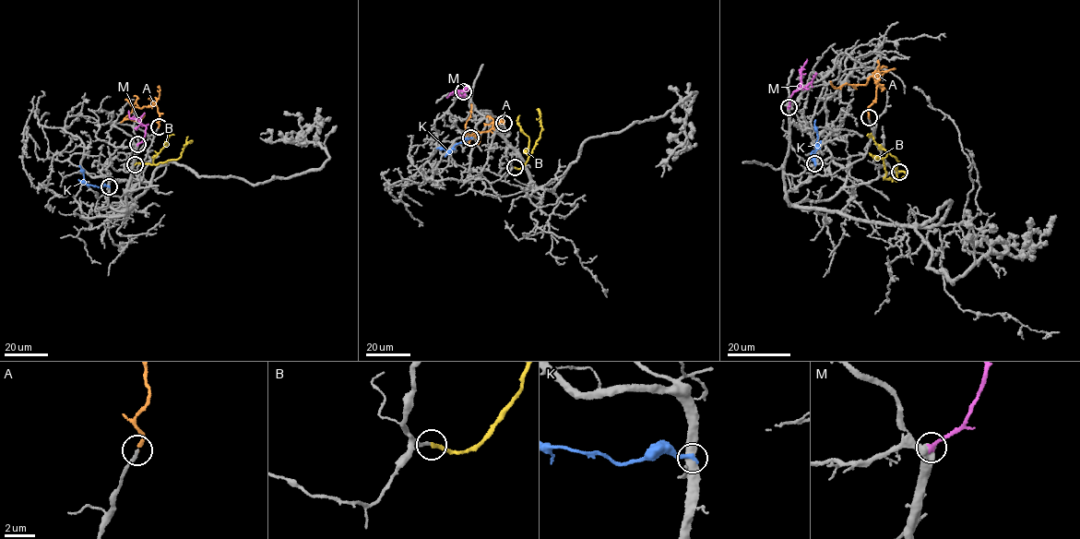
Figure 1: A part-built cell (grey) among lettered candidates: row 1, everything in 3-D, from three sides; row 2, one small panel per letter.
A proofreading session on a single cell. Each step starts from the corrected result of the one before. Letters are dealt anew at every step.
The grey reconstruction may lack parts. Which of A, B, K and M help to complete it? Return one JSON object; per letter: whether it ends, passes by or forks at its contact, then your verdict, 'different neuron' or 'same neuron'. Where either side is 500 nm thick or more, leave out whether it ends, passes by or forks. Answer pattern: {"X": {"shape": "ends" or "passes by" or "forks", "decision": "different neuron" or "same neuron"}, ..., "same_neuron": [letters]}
{"A": {"shape": "ends", "decision": "different neuron"}, "B": {"shape": "ends", "decision": "same neuron"}, "K": {"shape": "ends", "decision": "different neuron"}, "M": {"shape": "ends", "decision": "same neuron"}, "same_neuron": ["B", "M"]}

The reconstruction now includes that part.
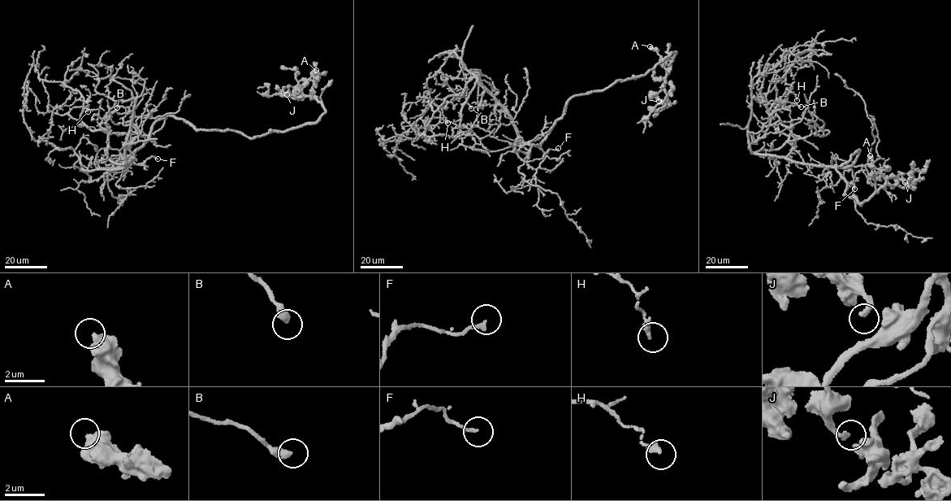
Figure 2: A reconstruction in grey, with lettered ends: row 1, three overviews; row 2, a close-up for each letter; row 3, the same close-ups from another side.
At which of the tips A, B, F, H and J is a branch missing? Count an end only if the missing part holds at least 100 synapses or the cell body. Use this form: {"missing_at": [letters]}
{"missing_at": []}

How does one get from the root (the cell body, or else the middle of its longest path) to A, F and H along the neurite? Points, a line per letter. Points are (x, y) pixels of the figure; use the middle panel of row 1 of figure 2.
A: (536, 145), (546, 140), (572, 97), (642, 76), (676, 52), (668, 67), (650, 46)
F: (536, 145), (525, 144), (518, 138), (515, 150), (521, 159), (528, 162), (541, 159), (549, 150), (558, 148)
H: (536, 145), (522, 141), (508, 111), (475, 77), (464, 95), (447, 97), (426, 124), (437, 117), (447, 123)

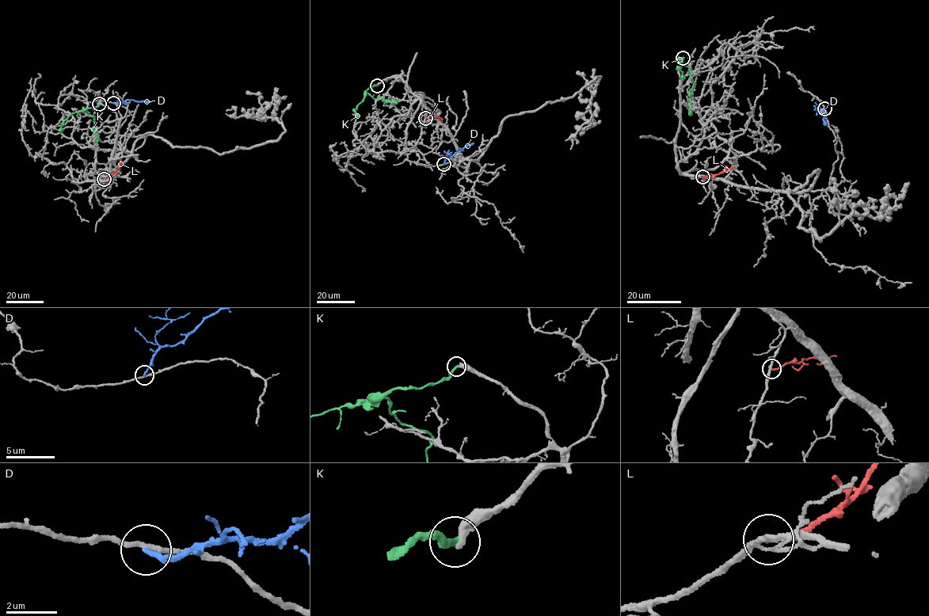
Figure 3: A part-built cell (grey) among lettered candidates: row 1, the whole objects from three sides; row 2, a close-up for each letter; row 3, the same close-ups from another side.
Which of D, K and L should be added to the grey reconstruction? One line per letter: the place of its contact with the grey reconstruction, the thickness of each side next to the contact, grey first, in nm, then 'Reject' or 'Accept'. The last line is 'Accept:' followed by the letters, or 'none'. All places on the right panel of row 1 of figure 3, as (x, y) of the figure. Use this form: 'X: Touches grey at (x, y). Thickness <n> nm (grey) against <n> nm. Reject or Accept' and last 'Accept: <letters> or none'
D: Touches grey at (824, 108). Thickness 190 nm (grey) against 200 nm. Reject
K: Touches grey at (683, 58). Thickness 420 nm (grey) against 260 nm. Reject
L: Touches grey at (702, 176). Thickness 240 nm (grey) against 180 nm. Reject
Accept: none

